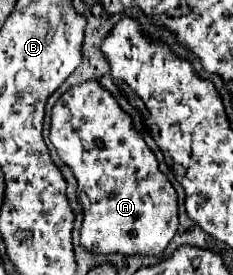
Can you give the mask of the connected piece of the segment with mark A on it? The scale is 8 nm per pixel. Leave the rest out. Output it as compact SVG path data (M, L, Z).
M97 80L71 86L53 106L49 140L79 184L79 202L83 204L81 246L91 254L161 256L179 228L177 192L167 176L159 170L151 148L133 128L131 116L121 110L111 92L107 92Z

